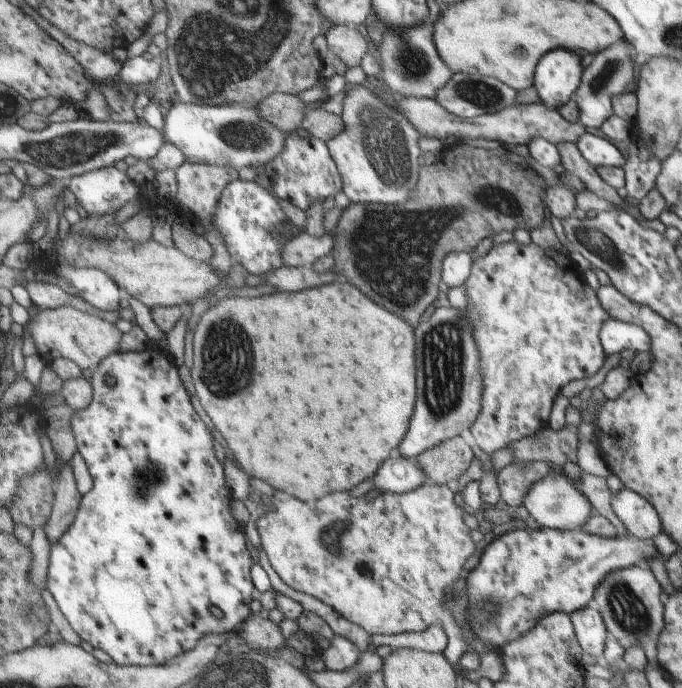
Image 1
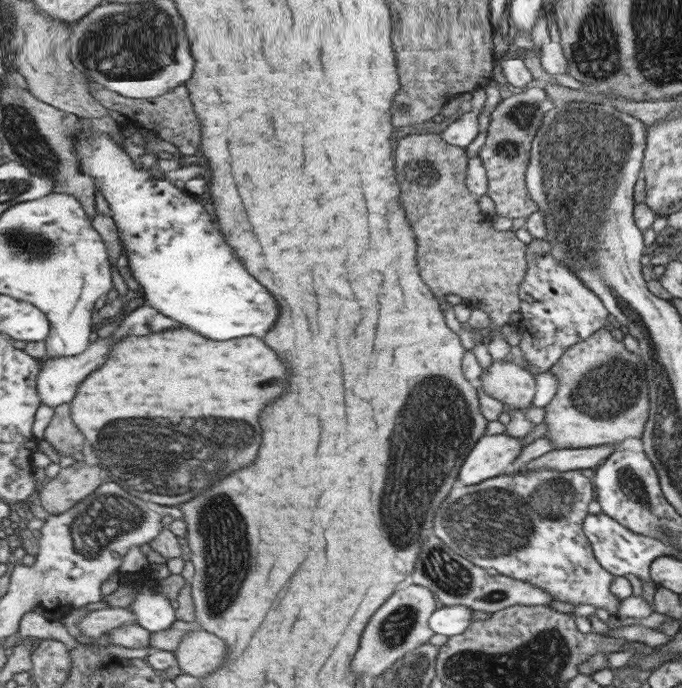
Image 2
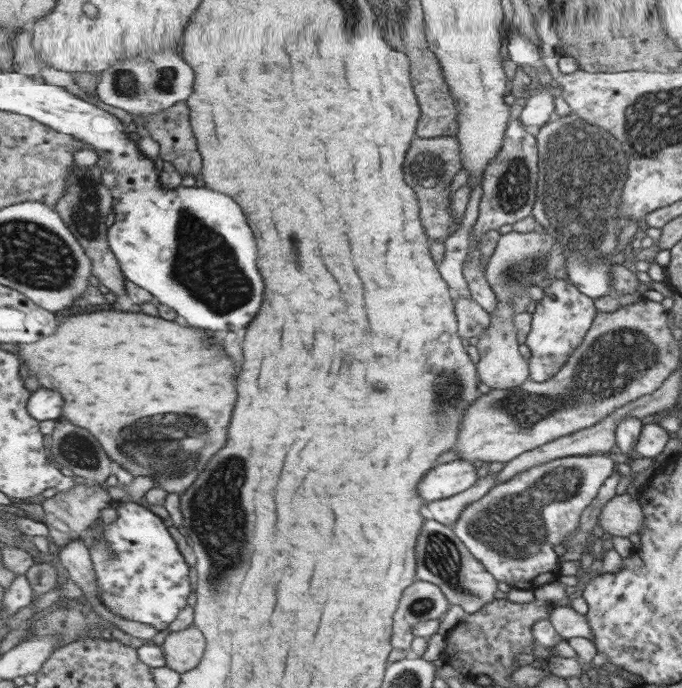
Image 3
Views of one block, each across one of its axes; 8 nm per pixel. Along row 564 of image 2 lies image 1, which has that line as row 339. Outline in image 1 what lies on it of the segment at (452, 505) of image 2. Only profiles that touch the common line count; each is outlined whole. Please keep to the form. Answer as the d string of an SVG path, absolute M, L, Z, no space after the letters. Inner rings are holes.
M512 240L493 246L487 256L473 260L469 279L463 287L471 302L465 307L465 319L473 326L483 374L482 408L469 429L478 448L492 455L514 441L546 429L550 416L554 416L554 404L562 396L562 388L570 388L574 380L598 376L606 368L611 354L603 349L600 329L610 316L572 259L533 242L524 246Z

